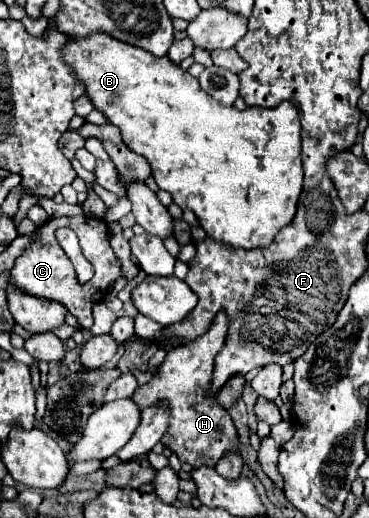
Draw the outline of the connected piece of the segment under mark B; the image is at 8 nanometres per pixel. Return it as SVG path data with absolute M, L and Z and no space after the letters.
M104 35L72 39L64 47L64 59L76 67L94 107L120 127L124 143L150 161L158 187L168 191L182 209L192 209L208 237L242 249L262 249L270 247L280 229L292 223L302 193L300 115L292 101L282 101L272 109L246 107L238 111L236 107L220 107L214 97L200 89L196 77L172 65L166 57L152 57L144 49Z

